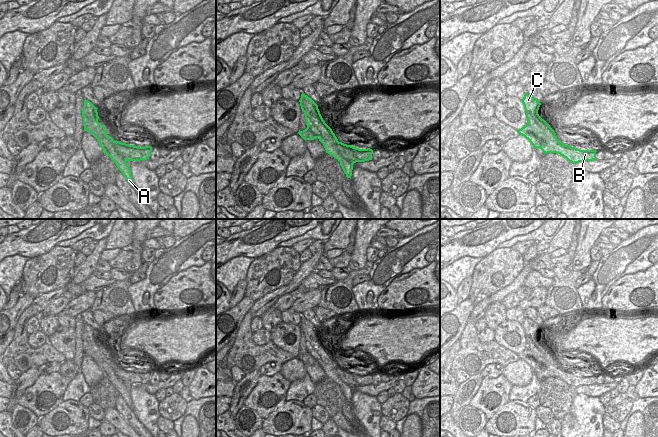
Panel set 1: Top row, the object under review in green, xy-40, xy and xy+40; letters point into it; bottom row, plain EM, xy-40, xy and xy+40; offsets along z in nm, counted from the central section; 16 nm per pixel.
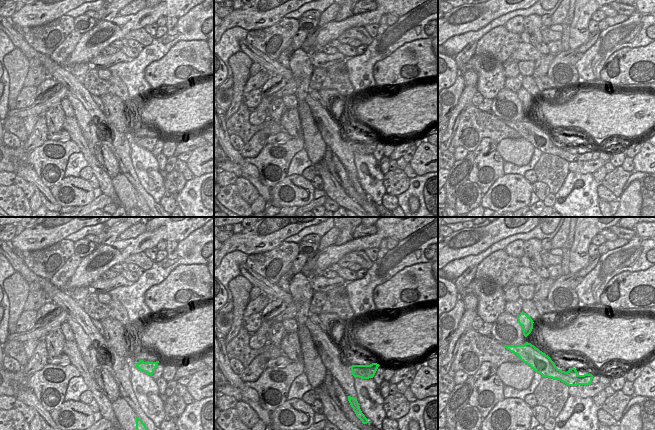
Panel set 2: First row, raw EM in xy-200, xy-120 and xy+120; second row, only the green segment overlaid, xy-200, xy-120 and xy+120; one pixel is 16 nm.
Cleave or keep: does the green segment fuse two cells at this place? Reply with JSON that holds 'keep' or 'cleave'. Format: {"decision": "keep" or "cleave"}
{"decision": "cleave"}

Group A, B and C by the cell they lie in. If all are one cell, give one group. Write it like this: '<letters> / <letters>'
A C / B

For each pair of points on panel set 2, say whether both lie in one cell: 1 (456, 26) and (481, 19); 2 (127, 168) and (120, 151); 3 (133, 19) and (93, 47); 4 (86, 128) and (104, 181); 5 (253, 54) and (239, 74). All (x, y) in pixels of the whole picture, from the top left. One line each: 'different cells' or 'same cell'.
1: same cell
2: same cell
3: same cell
4: different cells
5: different cells

